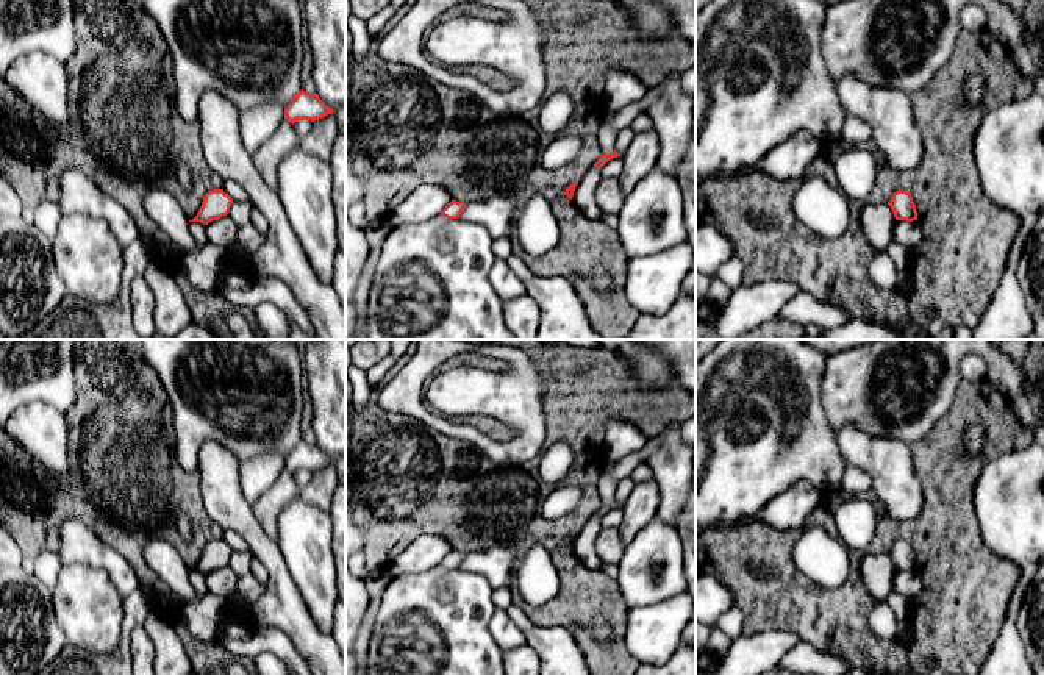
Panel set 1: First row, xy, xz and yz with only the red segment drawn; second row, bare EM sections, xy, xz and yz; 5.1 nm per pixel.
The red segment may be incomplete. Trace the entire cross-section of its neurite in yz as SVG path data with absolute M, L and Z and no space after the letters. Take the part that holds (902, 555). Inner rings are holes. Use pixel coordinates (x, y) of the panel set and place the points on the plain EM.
M899 539L897 542L892 544L888 555L892 559L896 570L906 572L917 570L916 555L910 542Z

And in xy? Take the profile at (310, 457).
M303 439L295 445L295 448L284 458L284 469L292 475L297 470L316 472L334 461L327 456L317 444L308 444Z

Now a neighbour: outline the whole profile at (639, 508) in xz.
M653 478L635 484L630 497L622 505L624 519L617 527L624 545L655 519L658 502L660 491Z

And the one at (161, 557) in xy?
M164 539L144 545L144 559L181 605L194 603L200 595L189 581L189 570L177 548Z

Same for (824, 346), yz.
M803 339L816 350L819 350L824 356L830 356L836 352L842 352L847 348L853 348L856 345L863 345L866 342L874 342L878 339Z

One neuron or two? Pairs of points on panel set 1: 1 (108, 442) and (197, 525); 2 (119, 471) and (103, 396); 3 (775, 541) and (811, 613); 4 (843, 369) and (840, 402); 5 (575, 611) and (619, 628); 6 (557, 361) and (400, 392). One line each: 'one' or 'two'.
1: one
2: one
3: one
4: one
5: one
6: two

